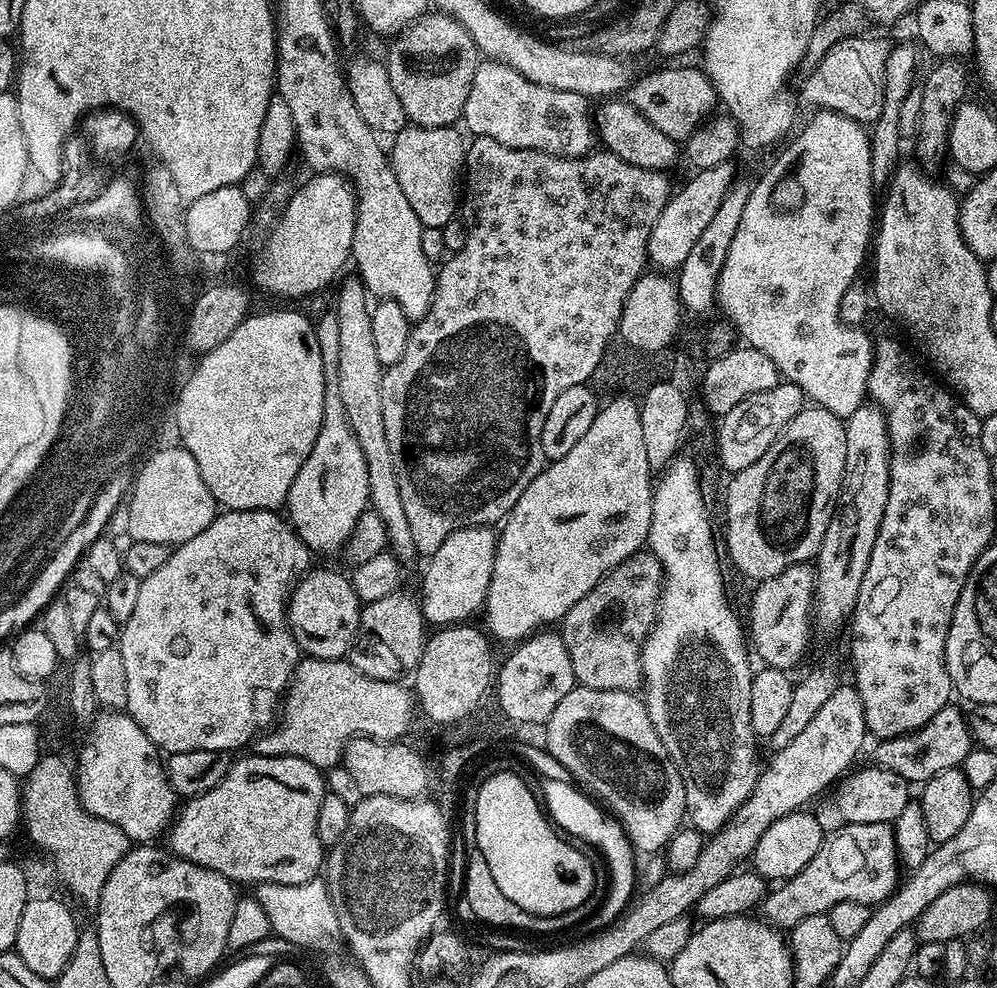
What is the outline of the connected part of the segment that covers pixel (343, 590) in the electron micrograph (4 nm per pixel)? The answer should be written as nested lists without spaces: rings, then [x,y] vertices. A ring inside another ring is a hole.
[[[328,568],[309,570],[296,581],[288,598],[288,629],[305,657],[338,660],[347,657],[360,621],[361,602],[347,575]]]

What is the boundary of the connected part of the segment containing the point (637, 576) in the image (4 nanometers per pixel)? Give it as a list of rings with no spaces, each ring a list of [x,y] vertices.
[[[651,550],[635,552],[626,562],[618,562],[570,610],[562,621],[562,635],[574,666],[574,678],[581,688],[636,692],[644,675],[640,655],[646,638],[656,625],[664,571]]]

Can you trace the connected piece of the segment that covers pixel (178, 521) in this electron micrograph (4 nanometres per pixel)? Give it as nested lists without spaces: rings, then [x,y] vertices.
[[[164,446],[153,465],[139,474],[140,483],[132,486],[126,500],[128,508],[128,532],[138,542],[158,542],[175,546],[185,544],[194,534],[202,534],[206,526],[218,515],[218,505],[210,494],[206,482],[202,482],[202,470],[183,446]]]

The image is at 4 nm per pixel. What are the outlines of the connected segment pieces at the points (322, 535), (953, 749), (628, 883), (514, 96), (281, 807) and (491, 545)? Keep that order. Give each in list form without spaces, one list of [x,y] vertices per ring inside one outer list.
[[[328,310],[313,325],[315,337],[318,338],[318,348],[321,351],[323,370],[323,418],[315,444],[302,462],[302,470],[298,470],[294,482],[290,482],[290,490],[286,501],[286,519],[298,534],[309,553],[321,552],[324,556],[332,556],[335,552],[343,553],[352,532],[356,529],[360,515],[369,511],[368,495],[370,494],[370,474],[366,474],[366,457],[362,454],[362,446],[358,444],[357,436],[349,424],[346,408],[339,393],[339,325],[337,314]]]
[[[949,706],[938,710],[938,714],[934,714],[926,726],[893,740],[881,740],[875,746],[875,763],[879,767],[898,774],[909,785],[920,786],[925,780],[934,778],[934,774],[942,774],[942,770],[959,768],[968,751],[973,748],[974,741],[968,729],[967,715],[963,711],[959,712],[955,706]]]
[[[545,779],[543,781],[542,804],[553,825],[560,832],[569,832],[575,837],[582,838],[584,843],[600,853],[607,865],[607,875],[610,877],[610,883],[606,888],[608,897],[605,898],[604,905],[597,910],[596,916],[589,918],[588,924],[592,927],[589,929],[592,930],[611,928],[624,915],[633,899],[632,887],[635,886],[636,880],[638,884],[638,860],[636,864],[638,856],[619,820],[605,811],[591,795],[585,794],[586,796],[583,796],[580,793],[583,791],[575,783],[569,782],[567,779],[564,780],[547,781]]]
[[[484,58],[477,63],[470,94],[466,94],[462,124],[472,131],[473,137],[494,138],[494,142],[502,142],[502,146],[538,150],[555,156],[586,156],[598,140],[588,104],[583,96],[538,86],[530,82],[530,78],[518,74],[518,70]]]
[[[249,754],[249,756],[242,757],[237,764],[235,761],[229,767],[226,778],[222,778],[222,782],[218,782],[218,786],[206,790],[200,796],[194,796],[183,801],[182,807],[177,811],[166,833],[166,844],[171,851],[182,857],[182,859],[194,862],[203,868],[214,870],[237,885],[249,884],[249,886],[255,886],[261,882],[265,884],[301,884],[307,880],[315,880],[326,860],[325,845],[321,844],[318,838],[318,806],[322,806],[324,795],[326,795],[325,777],[322,775],[321,769],[316,768],[310,762],[306,762],[297,756],[258,756]]]
[[[491,527],[459,528],[438,550],[427,557],[424,568],[424,581],[420,584],[418,599],[420,608],[424,611],[424,619],[432,626],[455,626],[461,622],[471,621],[475,612],[479,613],[484,606],[484,600],[490,590],[490,574],[494,570],[494,554],[496,553],[497,533]]]

